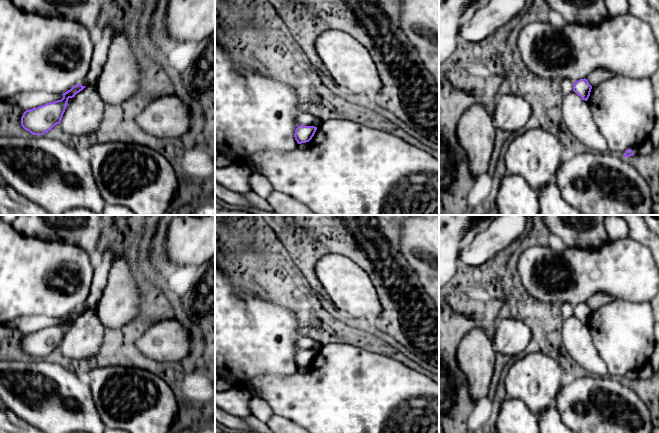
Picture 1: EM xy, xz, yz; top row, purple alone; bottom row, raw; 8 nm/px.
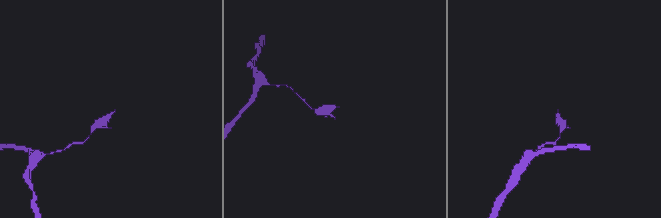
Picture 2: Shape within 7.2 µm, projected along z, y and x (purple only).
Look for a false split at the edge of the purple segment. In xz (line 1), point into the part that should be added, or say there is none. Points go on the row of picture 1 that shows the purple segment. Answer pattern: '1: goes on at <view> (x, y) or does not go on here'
1: does not go on here

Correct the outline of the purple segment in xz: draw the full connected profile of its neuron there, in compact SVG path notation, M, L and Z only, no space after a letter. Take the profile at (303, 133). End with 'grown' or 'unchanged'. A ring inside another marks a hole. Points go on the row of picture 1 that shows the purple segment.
M299 125L295 130L295 140L298 144L309 142L314 136L317 127L315 126L306 126Z; unchanged

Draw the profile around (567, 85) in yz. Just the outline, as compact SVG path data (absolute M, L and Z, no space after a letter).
M563 79L561 81L561 88L564 95L573 92L573 82L569 79Z

